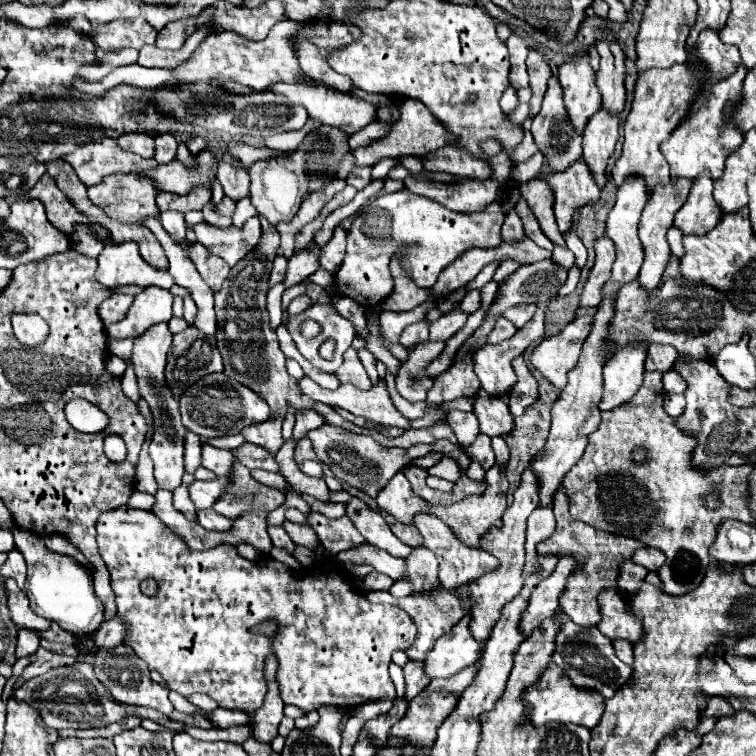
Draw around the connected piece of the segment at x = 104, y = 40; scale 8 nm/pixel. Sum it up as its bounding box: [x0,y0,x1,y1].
[92,18,156,50]

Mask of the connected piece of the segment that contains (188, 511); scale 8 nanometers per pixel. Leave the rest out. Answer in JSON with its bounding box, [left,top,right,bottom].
[174,484,197,520]

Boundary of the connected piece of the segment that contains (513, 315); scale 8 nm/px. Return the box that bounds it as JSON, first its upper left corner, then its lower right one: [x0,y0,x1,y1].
[504,304,536,328]

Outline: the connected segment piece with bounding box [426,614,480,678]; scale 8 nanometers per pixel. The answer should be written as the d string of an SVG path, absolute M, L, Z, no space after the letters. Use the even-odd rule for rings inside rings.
M466 614L444 638L438 638L434 650L426 656L426 674L430 678L450 678L462 668L480 660L480 646L468 630L472 614Z

